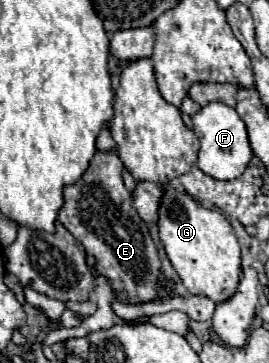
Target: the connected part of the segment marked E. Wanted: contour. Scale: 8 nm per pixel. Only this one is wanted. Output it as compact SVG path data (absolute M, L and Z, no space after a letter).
M98 150L82 178L64 190L64 208L58 222L64 224L98 262L94 274L104 274L120 302L148 302L156 298L160 260L148 226L132 208L132 196L122 180L124 164L116 150Z

